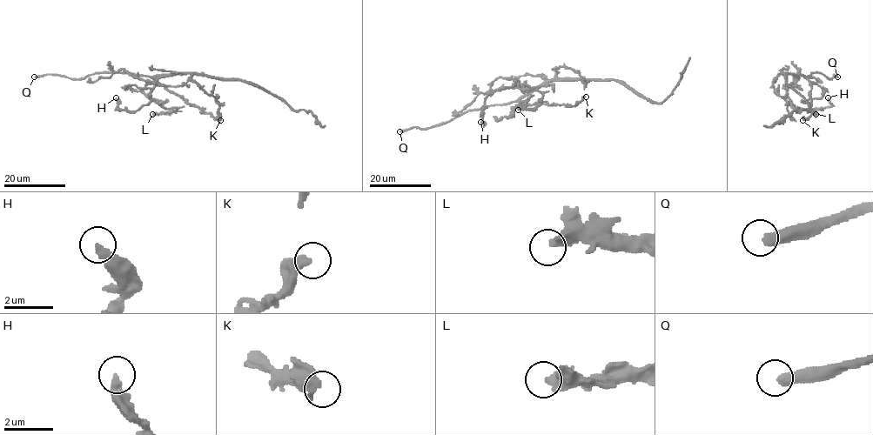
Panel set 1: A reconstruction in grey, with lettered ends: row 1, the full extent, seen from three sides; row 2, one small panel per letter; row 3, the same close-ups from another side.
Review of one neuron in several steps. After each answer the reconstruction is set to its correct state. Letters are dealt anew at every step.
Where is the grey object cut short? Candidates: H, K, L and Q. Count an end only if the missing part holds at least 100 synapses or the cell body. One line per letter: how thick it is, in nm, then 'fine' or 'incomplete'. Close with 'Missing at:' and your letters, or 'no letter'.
H: calibre 340 nm; fine
K: calibre 400 nm; fine
L: calibre 440 nm; fine
Q: calibre 400 nm; incomplete
Missing at: Q

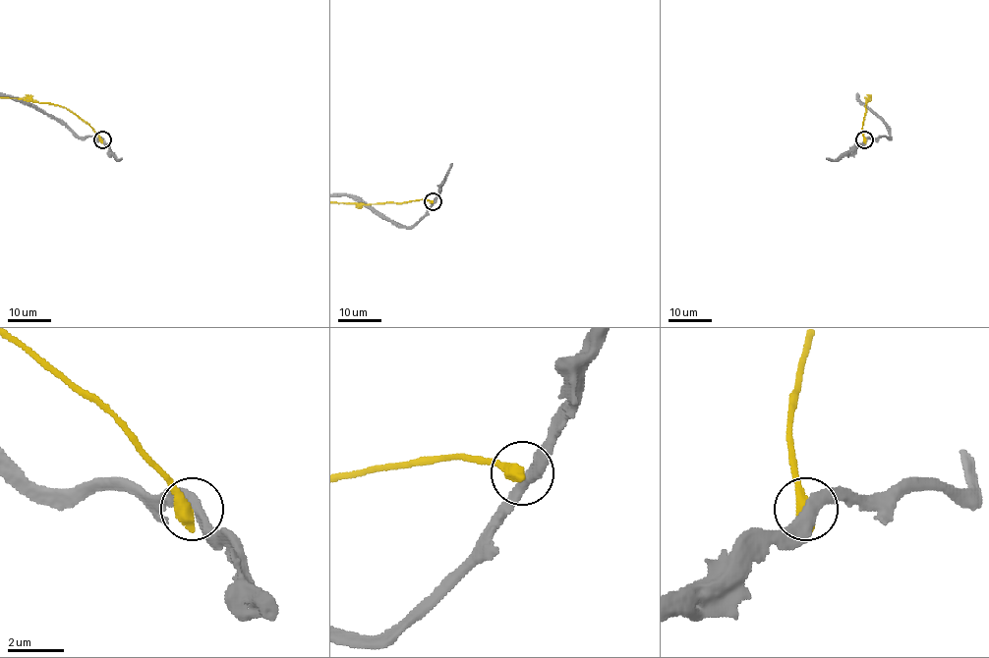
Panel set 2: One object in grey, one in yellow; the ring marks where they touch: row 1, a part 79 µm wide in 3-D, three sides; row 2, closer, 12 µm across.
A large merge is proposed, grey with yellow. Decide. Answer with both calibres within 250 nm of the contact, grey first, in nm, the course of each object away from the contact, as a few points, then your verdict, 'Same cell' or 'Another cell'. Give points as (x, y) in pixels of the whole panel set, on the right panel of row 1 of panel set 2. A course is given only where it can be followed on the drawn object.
Thickness 420 nm (grey) against 550 nm. Another cell

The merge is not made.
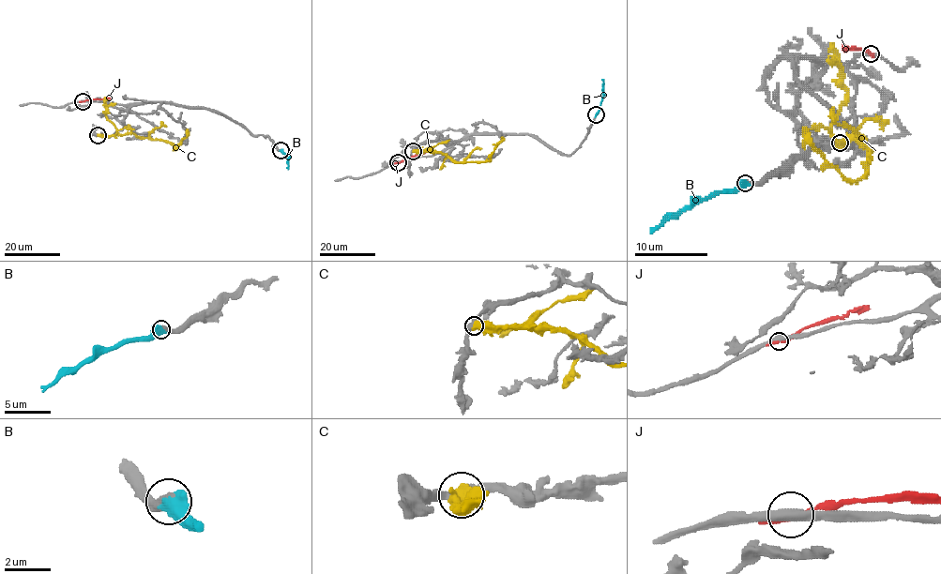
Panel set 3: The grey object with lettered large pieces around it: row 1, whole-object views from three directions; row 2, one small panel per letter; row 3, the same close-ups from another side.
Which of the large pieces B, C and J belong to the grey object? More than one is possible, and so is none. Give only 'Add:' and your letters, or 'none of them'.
Add: B

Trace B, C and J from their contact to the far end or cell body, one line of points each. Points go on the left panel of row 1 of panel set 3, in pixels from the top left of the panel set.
B: (280, 150), (287, 157), (288, 169)
C: (98, 135), (135, 133), (169, 142), (175, 149), (187, 135), (187, 128)
J: (83, 101), (110, 98)

